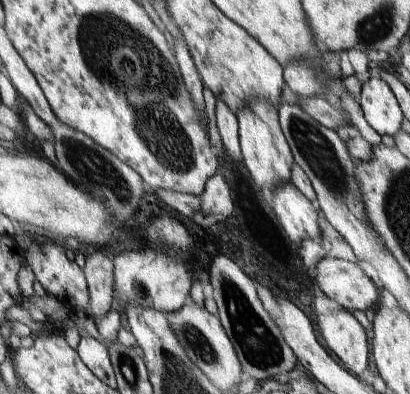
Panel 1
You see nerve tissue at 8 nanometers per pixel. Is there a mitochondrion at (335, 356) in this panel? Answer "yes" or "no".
no

